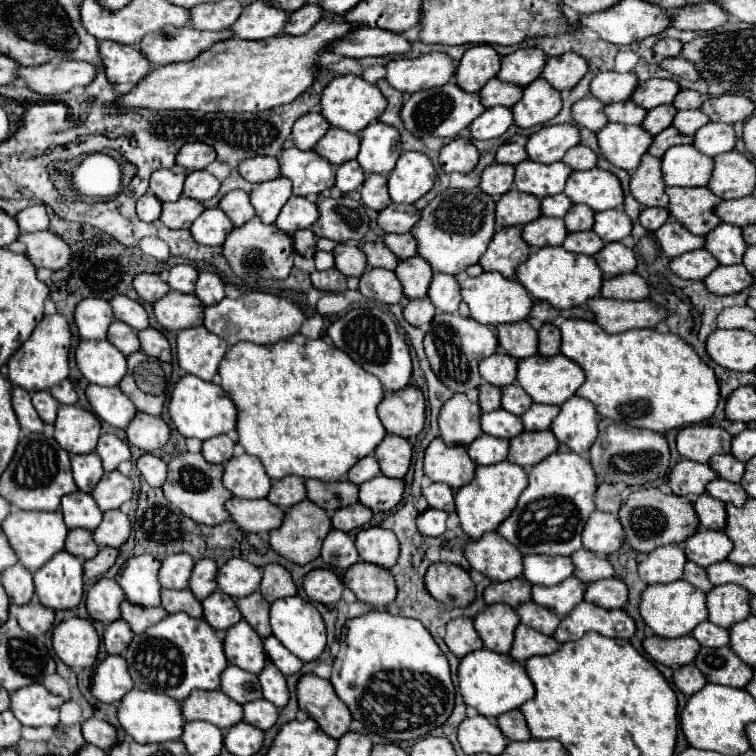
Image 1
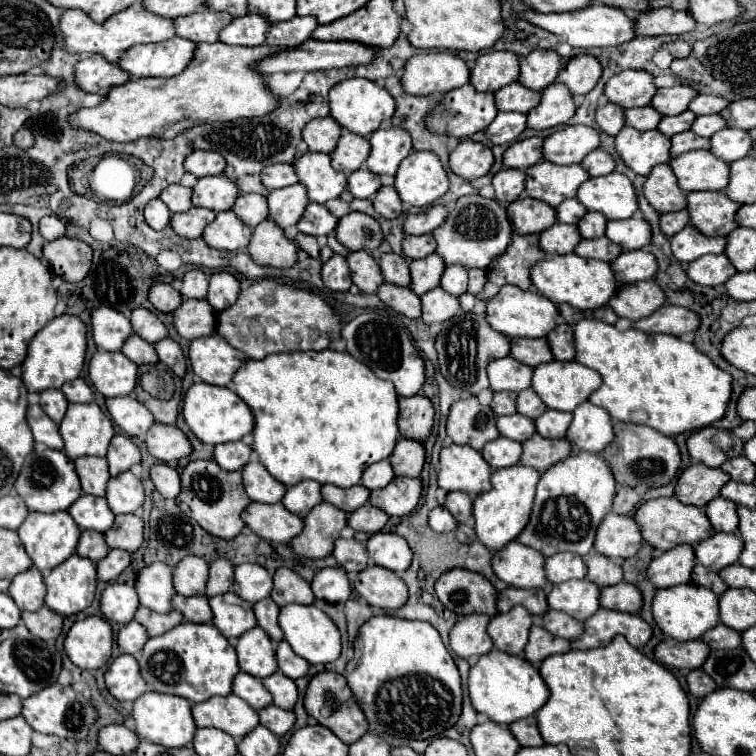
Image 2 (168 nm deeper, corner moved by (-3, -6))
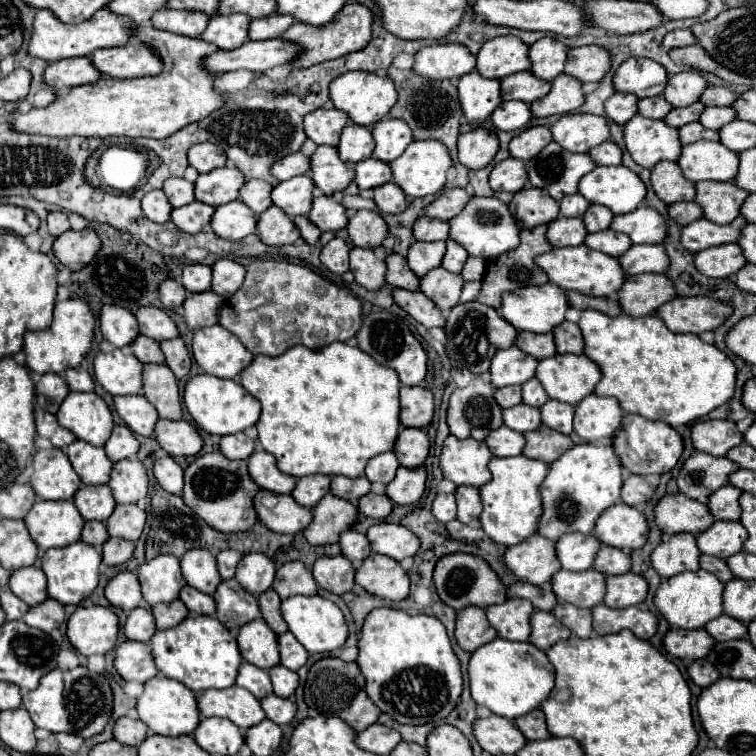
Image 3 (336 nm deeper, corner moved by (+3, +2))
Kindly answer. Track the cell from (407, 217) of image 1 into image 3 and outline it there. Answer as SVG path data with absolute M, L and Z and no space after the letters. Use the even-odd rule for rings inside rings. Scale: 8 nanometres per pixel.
M463 187L447 189L439 199L435 199L425 209L425 215L437 217L437 219L443 219L443 221L449 221L449 219L457 217L463 211L463 205L467 205L469 199L471 199L471 195Z

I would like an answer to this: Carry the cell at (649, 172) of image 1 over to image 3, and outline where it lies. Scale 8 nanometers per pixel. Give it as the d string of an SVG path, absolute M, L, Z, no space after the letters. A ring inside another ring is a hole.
M661 161L651 169L651 185L657 197L667 205L695 199L695 183L687 181L681 167L671 161Z

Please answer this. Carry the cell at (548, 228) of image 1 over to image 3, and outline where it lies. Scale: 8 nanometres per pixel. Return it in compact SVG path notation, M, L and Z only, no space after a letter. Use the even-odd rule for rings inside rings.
M557 217L549 223L547 239L553 247L569 247L569 245L581 245L587 237L587 229L583 219L573 217Z

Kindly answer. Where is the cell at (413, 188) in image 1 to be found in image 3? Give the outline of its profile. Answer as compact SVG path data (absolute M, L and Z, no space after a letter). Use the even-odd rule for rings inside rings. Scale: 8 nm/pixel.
M413 141L405 153L391 163L393 183L411 199L435 195L445 187L451 165L451 155L443 143Z

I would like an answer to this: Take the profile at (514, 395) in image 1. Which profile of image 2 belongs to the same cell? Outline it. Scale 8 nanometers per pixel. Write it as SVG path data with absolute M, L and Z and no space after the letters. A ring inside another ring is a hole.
M525 389L517 395L517 413L525 415L529 419L537 419L545 411L547 411L545 403L541 403L541 399L537 397L537 393L533 389Z

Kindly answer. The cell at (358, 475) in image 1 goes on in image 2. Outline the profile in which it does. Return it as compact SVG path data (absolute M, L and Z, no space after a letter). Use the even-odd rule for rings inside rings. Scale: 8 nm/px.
M377 461L377 465L369 465L369 469L365 469L363 477L361 477L361 485L367 487L369 491L373 489L381 489L385 487L391 479L395 477L389 461Z

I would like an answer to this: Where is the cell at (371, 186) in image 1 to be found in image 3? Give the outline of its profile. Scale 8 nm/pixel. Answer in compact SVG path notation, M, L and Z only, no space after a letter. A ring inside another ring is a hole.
M385 183L383 187L375 189L375 203L381 213L401 213L407 209L407 195L395 183Z

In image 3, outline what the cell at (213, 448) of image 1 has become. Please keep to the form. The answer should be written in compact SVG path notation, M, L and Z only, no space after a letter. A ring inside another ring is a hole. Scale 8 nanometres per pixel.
M245 433L225 435L225 437L221 437L219 445L227 459L249 459L251 453L255 451L255 441L249 439Z

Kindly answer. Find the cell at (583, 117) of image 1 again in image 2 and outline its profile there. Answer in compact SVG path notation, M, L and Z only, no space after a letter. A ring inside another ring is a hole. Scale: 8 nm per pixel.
M607 103L607 105L603 105L603 107L599 107L595 111L595 121L597 121L601 131L605 131L607 135L615 137L621 131L621 127L625 125L623 123L623 109L619 105Z

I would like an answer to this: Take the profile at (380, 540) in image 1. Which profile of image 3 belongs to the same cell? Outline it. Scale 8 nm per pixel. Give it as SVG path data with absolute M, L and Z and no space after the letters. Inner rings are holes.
M375 523L369 527L367 537L371 541L371 551L387 555L395 561L413 557L419 551L419 537L399 523Z

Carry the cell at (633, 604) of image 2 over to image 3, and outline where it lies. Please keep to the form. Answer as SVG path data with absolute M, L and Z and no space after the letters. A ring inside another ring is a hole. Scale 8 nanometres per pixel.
M623 573L607 577L607 593L605 593L605 605L613 609L639 605L647 597L647 581L643 575L637 573Z

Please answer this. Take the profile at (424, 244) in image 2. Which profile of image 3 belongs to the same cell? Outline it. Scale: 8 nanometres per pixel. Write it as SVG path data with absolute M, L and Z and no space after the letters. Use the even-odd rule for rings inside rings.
M419 217L413 227L413 235L417 241L439 241L449 237L449 223L431 217Z

